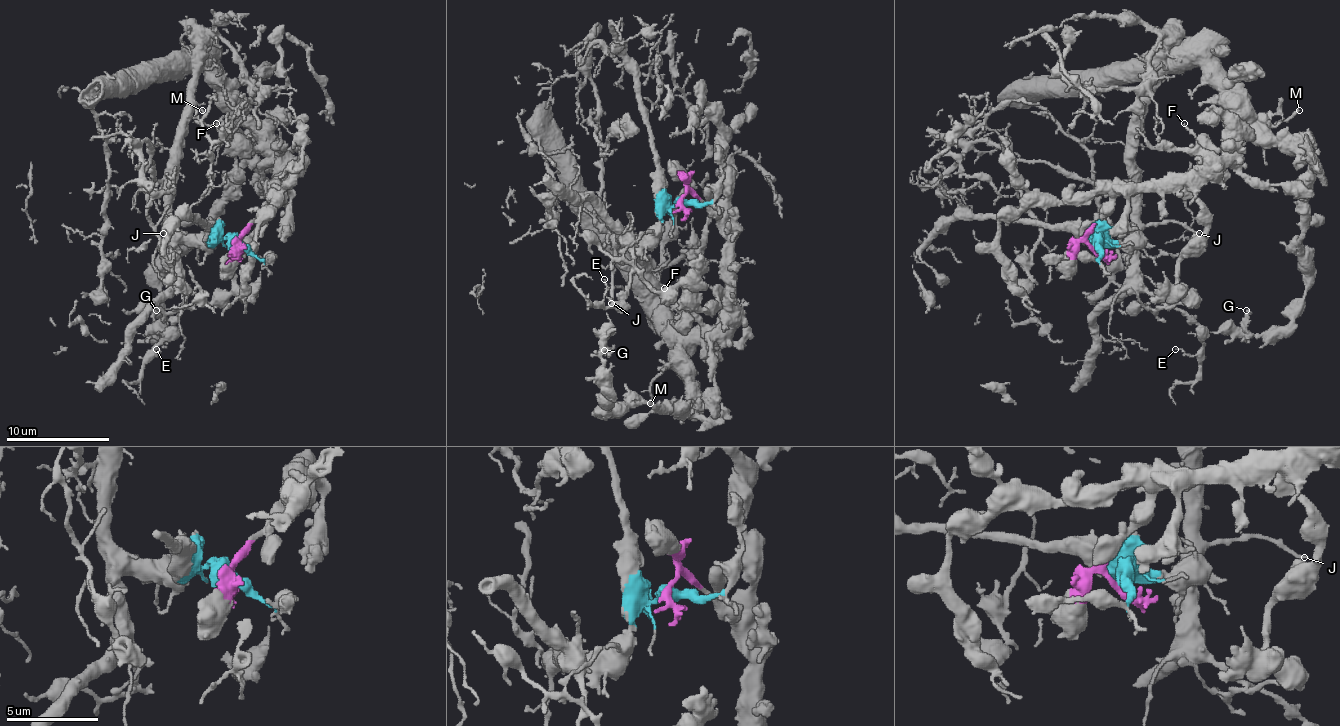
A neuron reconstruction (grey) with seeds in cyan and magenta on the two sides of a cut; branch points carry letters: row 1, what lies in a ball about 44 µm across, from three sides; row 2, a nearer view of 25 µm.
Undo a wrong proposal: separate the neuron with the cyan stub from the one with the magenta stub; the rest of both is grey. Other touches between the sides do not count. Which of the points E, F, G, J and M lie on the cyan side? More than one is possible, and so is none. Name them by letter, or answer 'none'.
E, J

